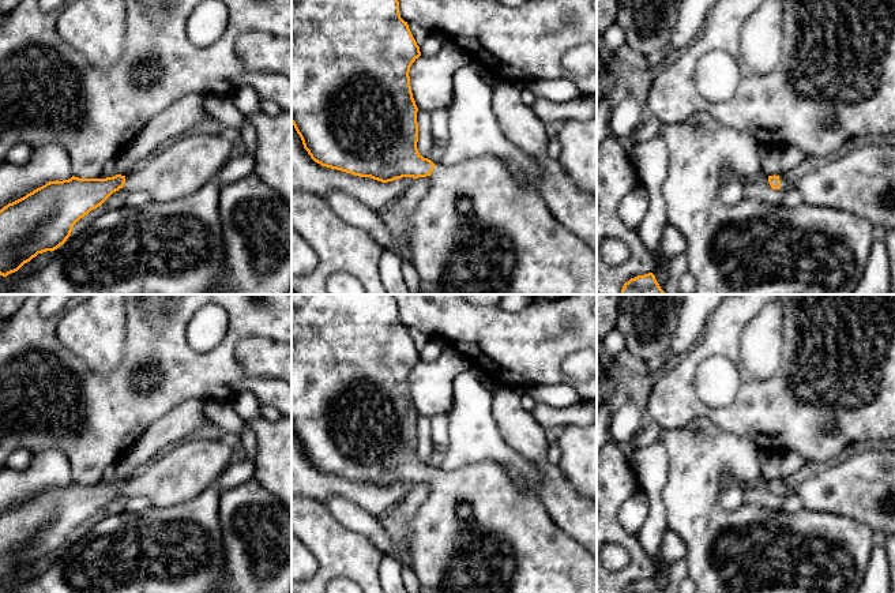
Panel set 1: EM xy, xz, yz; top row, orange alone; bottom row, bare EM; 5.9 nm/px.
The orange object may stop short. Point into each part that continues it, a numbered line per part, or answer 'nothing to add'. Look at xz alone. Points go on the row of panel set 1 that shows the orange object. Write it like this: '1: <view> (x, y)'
1: xz (478, 231)

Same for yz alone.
1: yz (862, 183)

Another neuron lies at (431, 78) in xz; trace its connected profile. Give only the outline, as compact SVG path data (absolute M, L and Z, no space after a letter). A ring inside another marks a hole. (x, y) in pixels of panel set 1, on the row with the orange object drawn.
M447 42L435 56L415 59L409 76L417 108L429 113L448 109L454 98L454 74L473 61L467 50L452 42Z

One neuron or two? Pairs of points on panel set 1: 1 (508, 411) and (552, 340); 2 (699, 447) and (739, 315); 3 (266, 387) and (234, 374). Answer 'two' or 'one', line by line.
1: two
2: two
3: one

